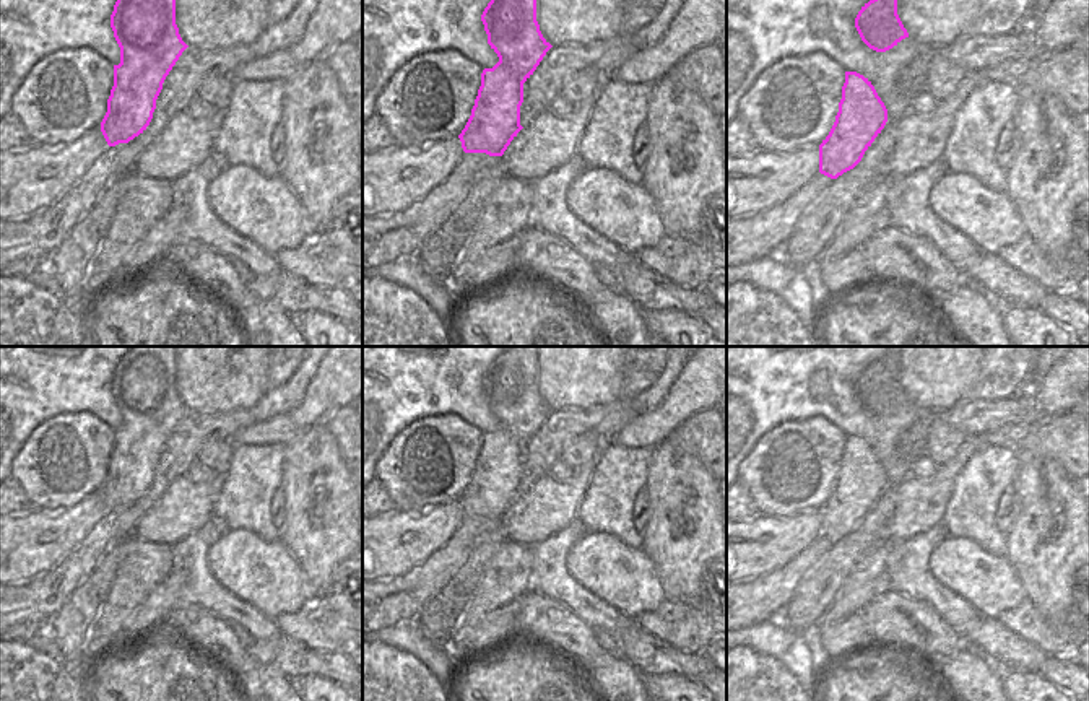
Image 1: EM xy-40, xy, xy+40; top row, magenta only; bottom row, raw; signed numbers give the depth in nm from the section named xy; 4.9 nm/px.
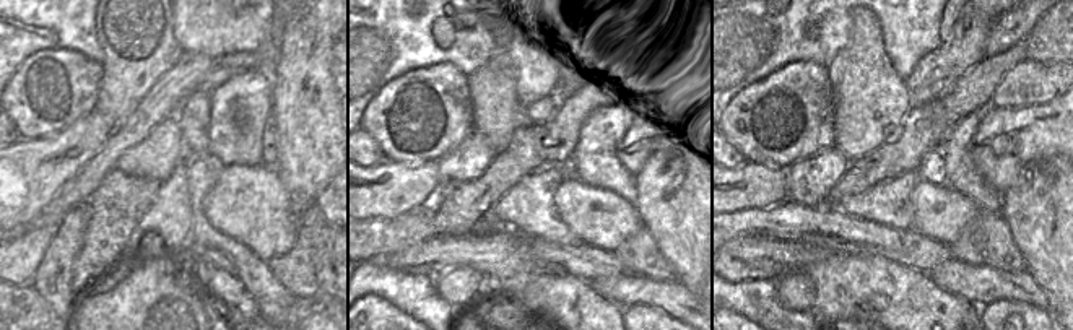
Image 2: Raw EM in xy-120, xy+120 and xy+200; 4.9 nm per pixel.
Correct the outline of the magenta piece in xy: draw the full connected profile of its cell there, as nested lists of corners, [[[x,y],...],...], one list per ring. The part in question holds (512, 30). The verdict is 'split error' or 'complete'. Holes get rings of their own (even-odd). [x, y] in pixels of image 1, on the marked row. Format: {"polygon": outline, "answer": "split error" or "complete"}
{"polygon": [[[491,0],[481,15],[499,62],[481,73],[471,115],[458,135],[465,153],[502,156],[523,128],[523,83],[553,47],[536,21],[536,0]]], "answer": "complete"}

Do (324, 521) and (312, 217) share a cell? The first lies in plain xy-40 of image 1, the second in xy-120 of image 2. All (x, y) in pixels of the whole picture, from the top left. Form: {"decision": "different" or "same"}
{"decision": "different"}

